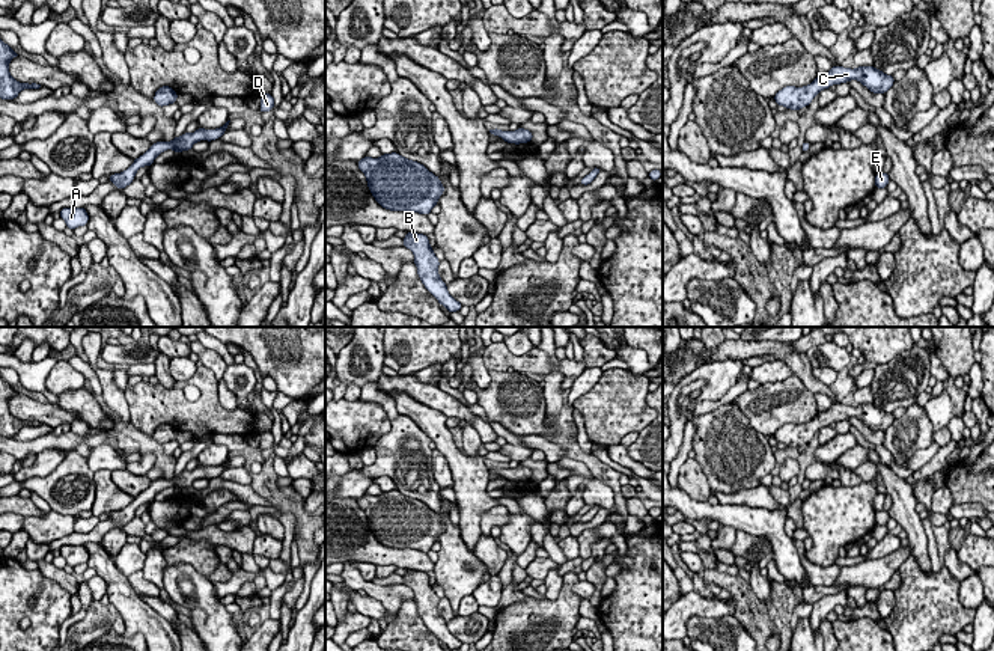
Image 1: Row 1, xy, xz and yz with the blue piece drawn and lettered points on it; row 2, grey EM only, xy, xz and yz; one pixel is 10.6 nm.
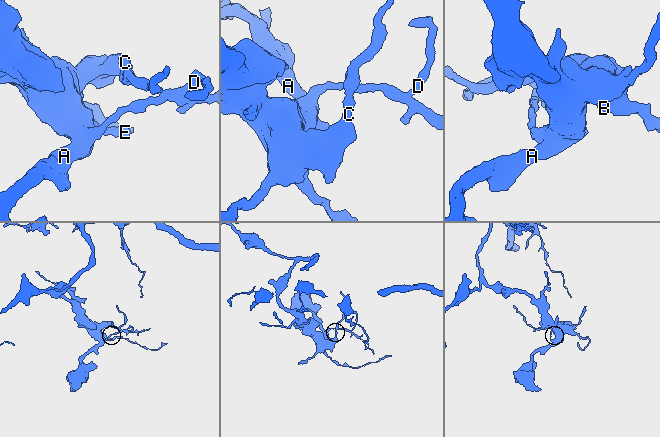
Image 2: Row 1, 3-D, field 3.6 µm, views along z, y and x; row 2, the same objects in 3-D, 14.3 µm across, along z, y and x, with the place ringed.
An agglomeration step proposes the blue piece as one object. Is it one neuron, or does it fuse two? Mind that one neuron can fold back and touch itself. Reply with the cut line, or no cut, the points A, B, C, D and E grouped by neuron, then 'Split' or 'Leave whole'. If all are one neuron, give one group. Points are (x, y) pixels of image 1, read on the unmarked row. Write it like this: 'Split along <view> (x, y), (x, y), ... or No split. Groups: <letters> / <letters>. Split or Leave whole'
No split. Groups: A B C D E. Leave whole

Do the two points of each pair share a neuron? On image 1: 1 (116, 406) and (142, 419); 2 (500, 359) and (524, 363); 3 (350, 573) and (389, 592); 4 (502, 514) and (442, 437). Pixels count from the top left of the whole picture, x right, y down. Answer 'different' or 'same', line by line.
1: different
2: same
3: same
4: different

